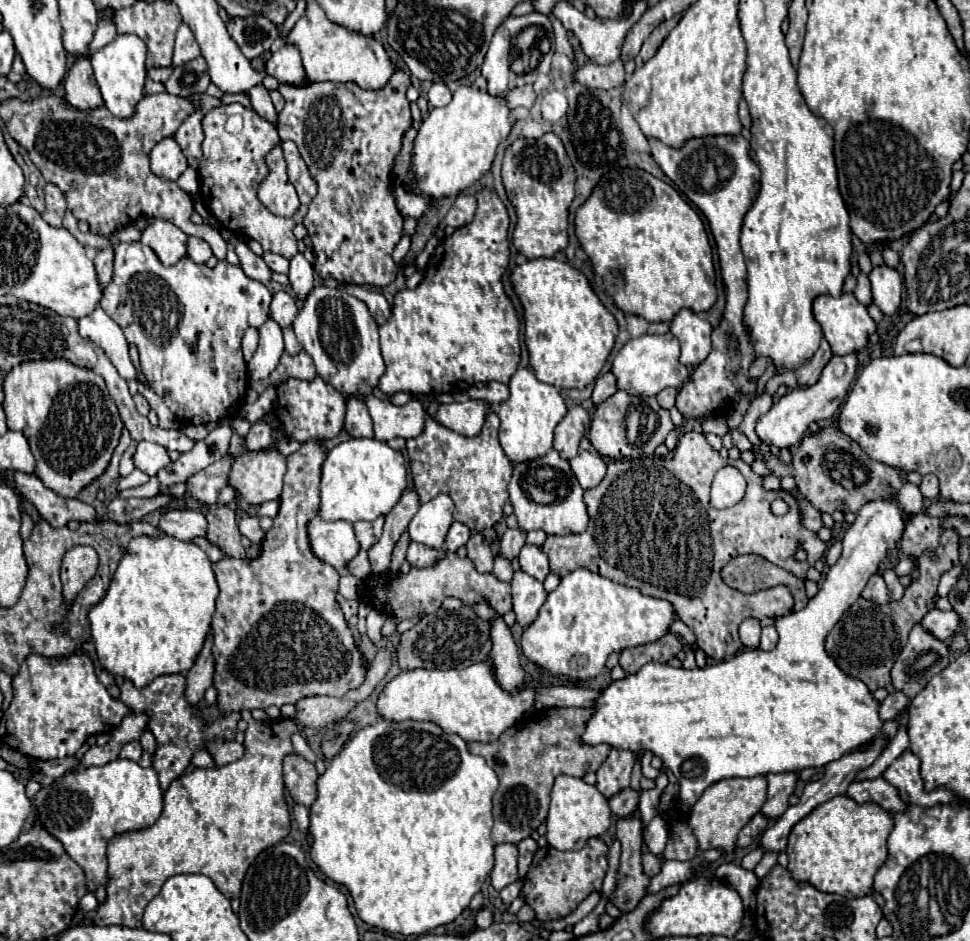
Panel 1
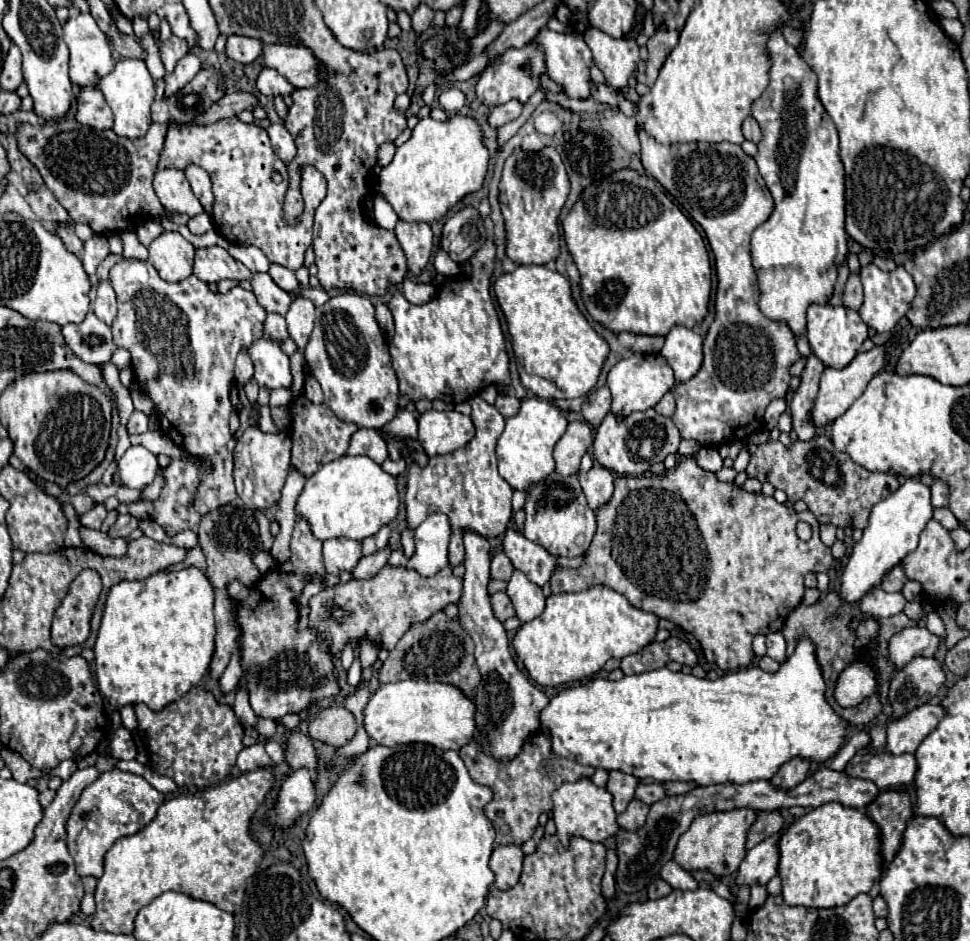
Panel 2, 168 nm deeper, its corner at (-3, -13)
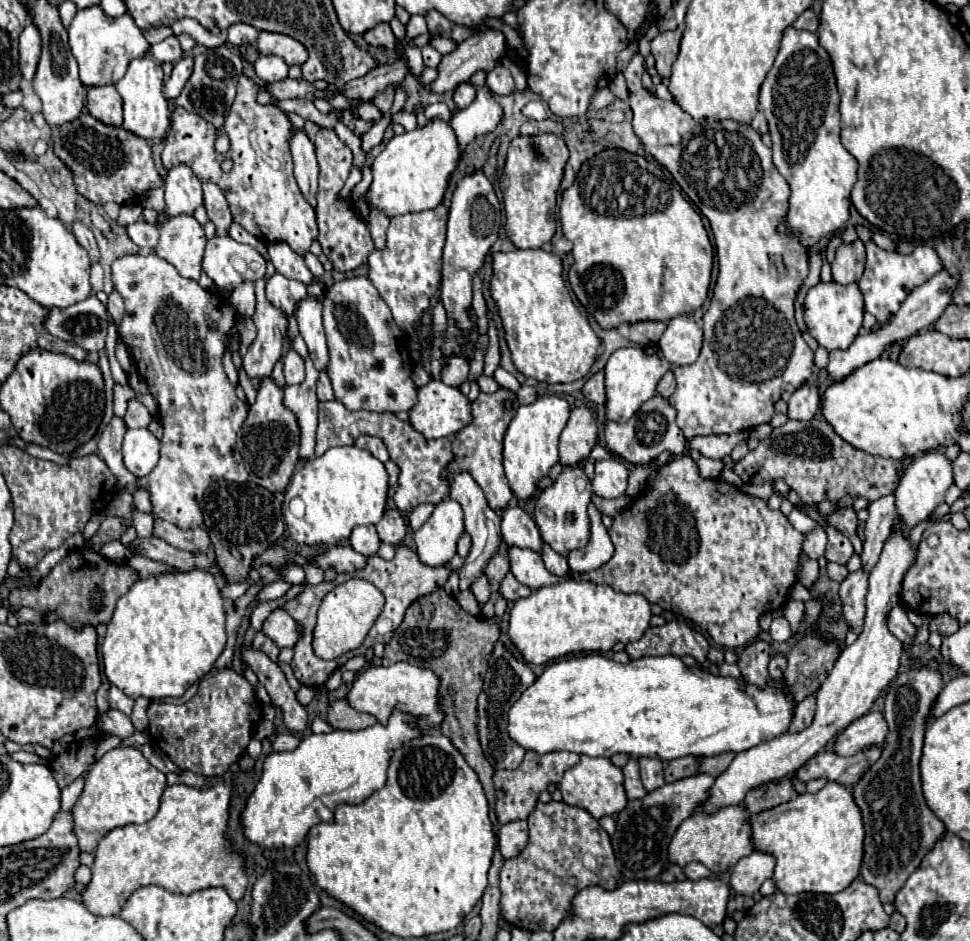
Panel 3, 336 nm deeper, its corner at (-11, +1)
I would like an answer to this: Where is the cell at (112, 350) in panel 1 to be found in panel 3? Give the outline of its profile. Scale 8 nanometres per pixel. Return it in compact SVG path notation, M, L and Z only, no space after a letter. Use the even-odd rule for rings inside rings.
M96 296L68 306L68 308L48 308L44 318L44 330L54 338L72 342L88 352L100 352L106 344L108 314Z

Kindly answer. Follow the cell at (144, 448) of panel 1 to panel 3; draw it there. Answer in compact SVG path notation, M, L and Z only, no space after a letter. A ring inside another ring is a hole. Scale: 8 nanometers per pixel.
M146 428L128 430L122 442L124 466L136 476L146 476L158 464L160 440Z

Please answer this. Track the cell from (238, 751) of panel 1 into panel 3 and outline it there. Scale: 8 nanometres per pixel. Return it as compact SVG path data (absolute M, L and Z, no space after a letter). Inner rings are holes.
M286 732L286 734L278 734L278 736L276 736L276 740L272 742L272 748L274 748L276 752L282 752L282 750L292 750L292 748L296 748L298 744L300 744L300 738L294 736L294 734L290 734L290 732Z

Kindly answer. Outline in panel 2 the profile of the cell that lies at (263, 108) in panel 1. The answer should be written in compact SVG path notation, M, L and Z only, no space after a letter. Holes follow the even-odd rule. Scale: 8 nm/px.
M270 124L266 128L272 148L278 154L278 158L282 162L290 162L296 156L296 146L294 146L294 138L290 136L290 132L284 128L284 124Z

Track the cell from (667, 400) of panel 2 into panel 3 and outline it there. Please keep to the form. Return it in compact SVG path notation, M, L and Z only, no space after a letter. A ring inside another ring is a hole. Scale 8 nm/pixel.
M666 372L666 374L660 378L660 382L658 382L656 394L658 394L658 396L662 396L662 398L668 398L668 396L672 396L674 388L676 388L676 380L674 380L674 374L672 374L672 372Z

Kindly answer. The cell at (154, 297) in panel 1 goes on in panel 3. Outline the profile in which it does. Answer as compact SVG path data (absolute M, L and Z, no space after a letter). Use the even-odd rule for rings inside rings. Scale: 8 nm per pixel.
M128 254L128 256L122 256L118 258L114 264L112 264L112 280L114 280L114 290L124 298L124 306L126 306L126 314L120 322L120 332L124 332L124 342L130 350L130 356L136 364L136 370L138 374L146 380L148 388L150 388L150 394L156 398L158 402L158 410L160 410L160 422L162 422L162 428L164 428L164 436L160 440L160 460L156 464L156 468L138 478L136 480L136 490L146 490L150 494L150 502L152 502L152 516L154 518L160 518L160 520L166 520L166 522L172 522L176 524L178 528L182 530L190 530L190 528L198 528L202 526L202 512L200 512L200 500L202 500L202 494L204 490L214 482L214 480L228 480L228 482L246 482L248 480L248 472L246 472L246 466L244 466L244 460L242 456L238 454L236 450L236 432L240 430L240 424L244 422L244 416L248 412L248 406L236 396L234 392L234 386L230 384L226 372L224 372L224 366L222 366L222 356L224 356L224 348L226 348L226 342L228 342L228 332L230 328L234 326L234 320L236 320L236 310L232 308L232 304L216 304L214 306L214 294L200 288L200 284L196 280L188 280L188 278L182 278L176 268L162 260L160 256L156 254Z

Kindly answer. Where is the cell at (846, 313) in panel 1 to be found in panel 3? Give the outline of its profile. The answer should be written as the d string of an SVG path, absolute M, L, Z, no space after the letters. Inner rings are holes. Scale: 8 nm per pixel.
M820 282L812 286L804 298L804 322L812 338L820 346L824 346L828 352L832 350L844 350L852 340L856 338L858 330L862 328L862 316L864 316L864 300L862 292L858 288L858 282L852 284L836 284L836 282Z

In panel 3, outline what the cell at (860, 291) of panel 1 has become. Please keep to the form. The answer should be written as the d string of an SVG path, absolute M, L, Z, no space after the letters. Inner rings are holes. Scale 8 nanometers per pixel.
M854 240L854 242L844 242L842 246L836 248L836 258L830 264L832 266L832 278L838 284L850 284L860 280L864 272L864 242Z

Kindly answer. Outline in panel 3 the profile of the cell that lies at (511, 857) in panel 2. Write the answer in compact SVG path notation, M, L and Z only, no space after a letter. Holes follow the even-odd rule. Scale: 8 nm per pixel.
M514 820L514 822L500 826L498 846L504 858L516 856L524 848L526 842L528 842L528 822L526 820Z

